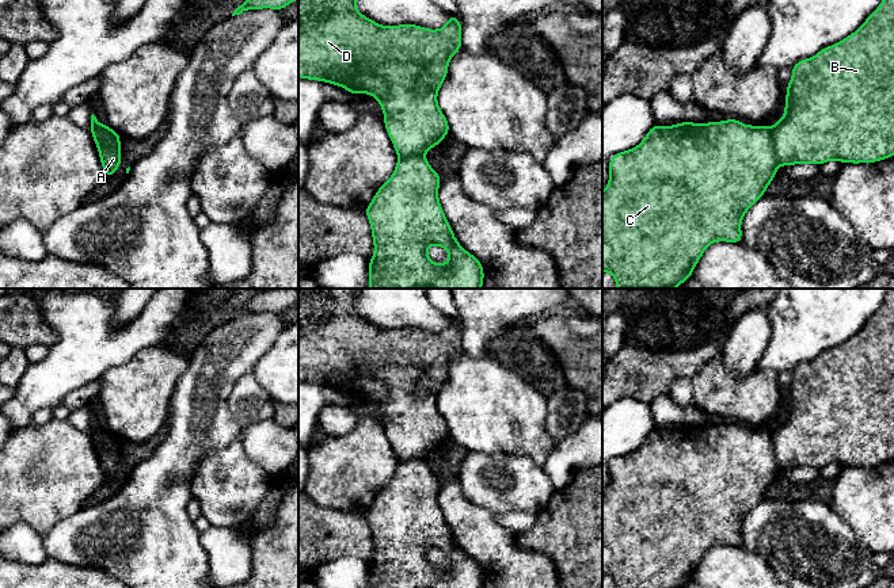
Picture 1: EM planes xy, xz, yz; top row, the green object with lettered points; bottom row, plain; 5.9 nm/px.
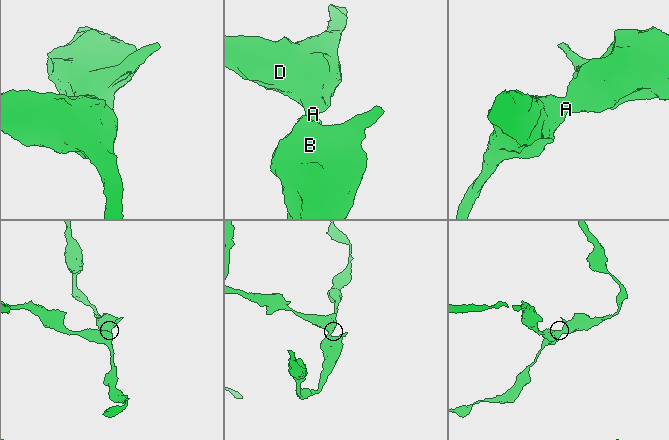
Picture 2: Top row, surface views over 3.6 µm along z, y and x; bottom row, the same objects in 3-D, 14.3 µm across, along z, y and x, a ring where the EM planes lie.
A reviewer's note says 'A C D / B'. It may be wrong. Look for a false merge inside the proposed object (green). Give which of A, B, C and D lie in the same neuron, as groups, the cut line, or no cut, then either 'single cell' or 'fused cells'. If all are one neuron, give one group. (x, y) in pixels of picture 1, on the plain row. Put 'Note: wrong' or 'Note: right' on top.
Note: right
A C D / B; cut in yz along (769, 431), (772, 450), (779, 468); fused cells

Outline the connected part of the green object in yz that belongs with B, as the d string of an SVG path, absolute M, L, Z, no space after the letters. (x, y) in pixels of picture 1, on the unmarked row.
M894 289L859 333L814 360L798 364L791 373L785 416L771 431L779 469L822 469L830 463L860 467L894 459Z

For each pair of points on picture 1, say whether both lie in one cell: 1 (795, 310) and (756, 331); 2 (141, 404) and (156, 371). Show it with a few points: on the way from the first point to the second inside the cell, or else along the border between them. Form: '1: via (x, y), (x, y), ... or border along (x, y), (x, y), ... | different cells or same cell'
1: border along (768, 308), (769, 339), (761, 355) | different cells
2: via (141, 396), (141, 389), (148, 380) | same cell

